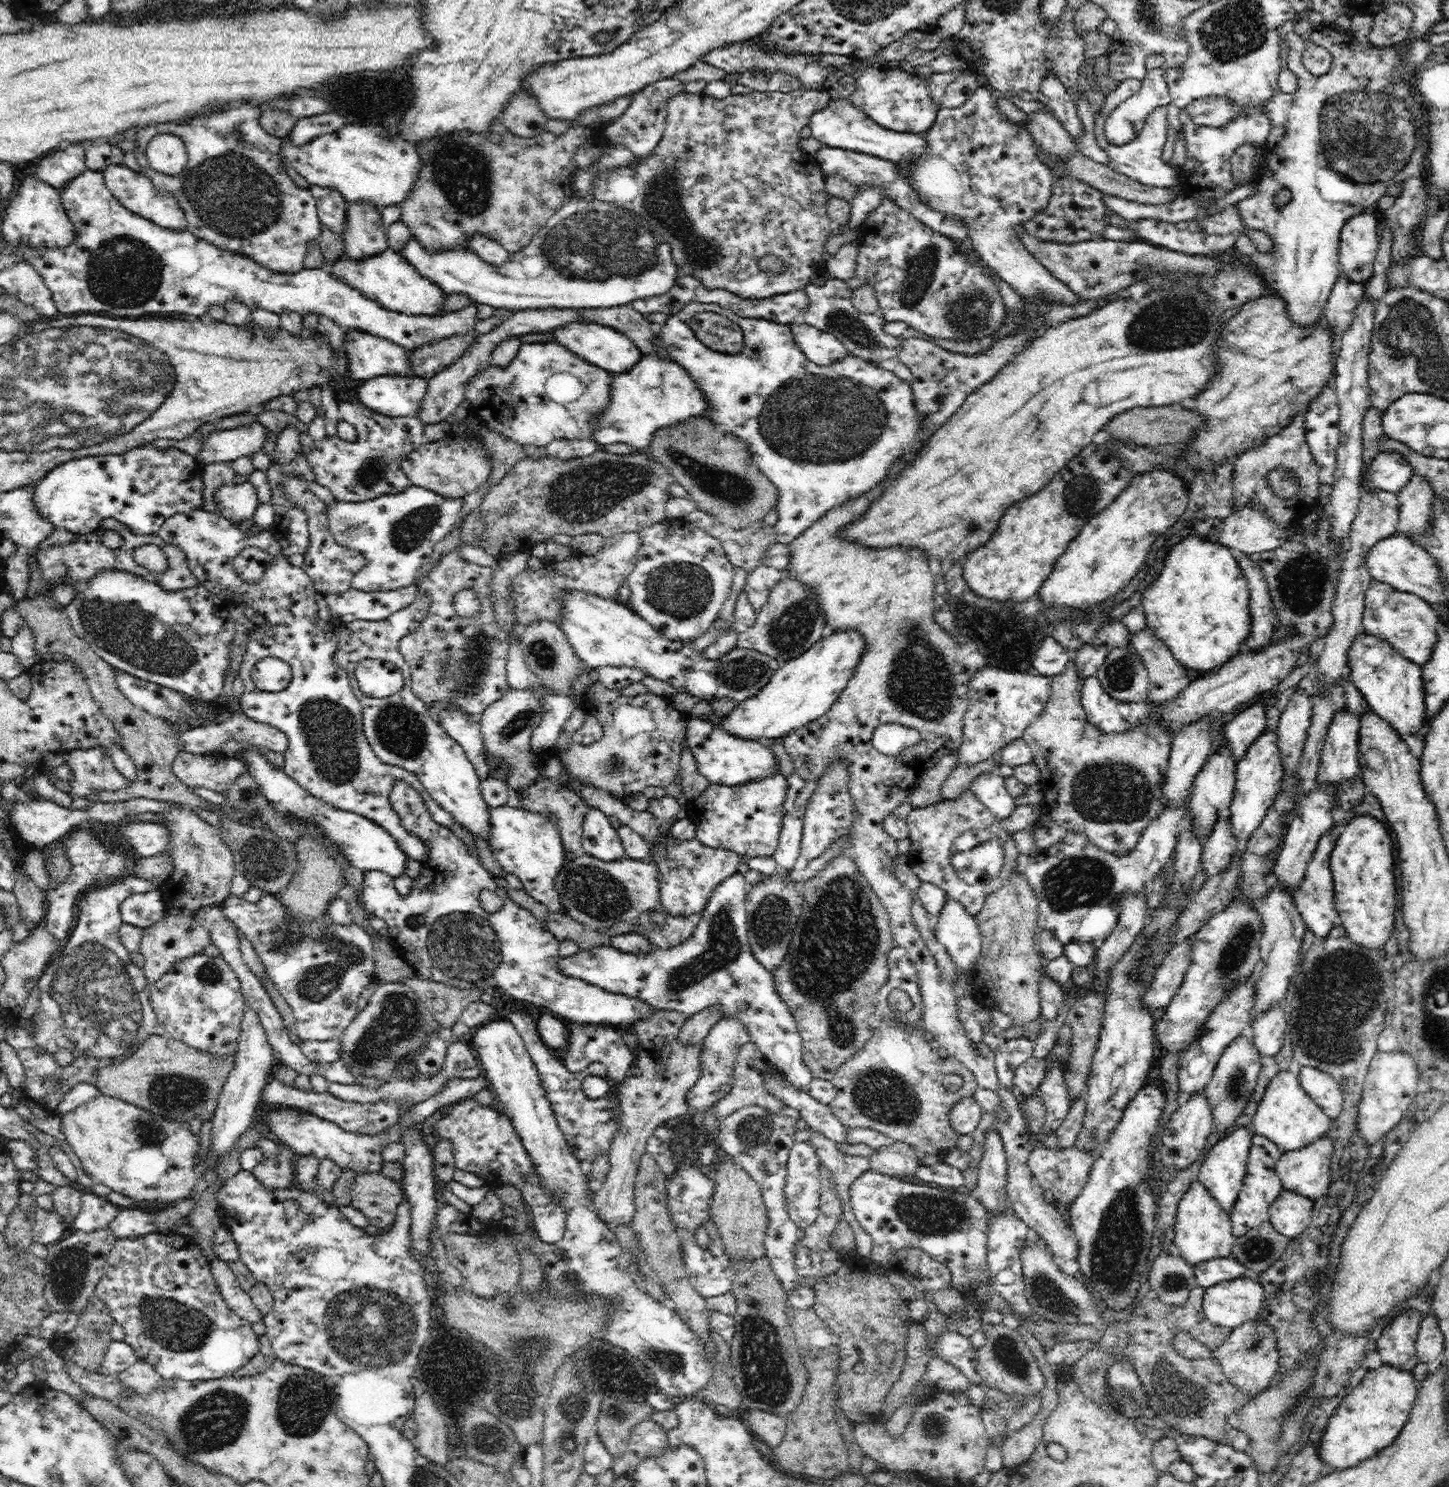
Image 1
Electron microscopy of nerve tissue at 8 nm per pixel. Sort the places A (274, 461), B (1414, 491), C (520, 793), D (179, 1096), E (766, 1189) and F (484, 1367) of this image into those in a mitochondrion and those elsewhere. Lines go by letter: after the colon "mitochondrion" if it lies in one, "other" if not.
A: other
B: other
C: other
D: mitochondrion
E: other
F: mitochondrion

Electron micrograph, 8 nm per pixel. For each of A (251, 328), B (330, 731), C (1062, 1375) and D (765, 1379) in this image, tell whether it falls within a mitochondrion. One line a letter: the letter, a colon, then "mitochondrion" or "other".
A: other
B: mitochondrion
C: other
D: mitochondrion

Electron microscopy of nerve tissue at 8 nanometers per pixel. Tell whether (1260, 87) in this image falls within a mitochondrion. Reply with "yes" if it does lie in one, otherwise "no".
no

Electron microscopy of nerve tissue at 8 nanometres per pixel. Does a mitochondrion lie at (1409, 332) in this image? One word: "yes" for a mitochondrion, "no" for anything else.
yes

